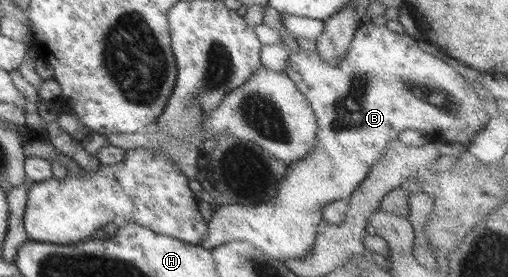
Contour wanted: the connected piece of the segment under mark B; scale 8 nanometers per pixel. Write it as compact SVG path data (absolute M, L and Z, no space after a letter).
M364 21L359 29L355 32L353 41L351 42L348 52L337 62L327 62L322 60L318 51L306 52L304 49L292 49L289 54L289 61L285 70L285 73L294 81L296 88L307 98L307 101L311 104L312 110L316 115L316 124L318 124L317 139L315 149L302 160L295 162L292 166L289 166L288 176L284 178L282 182L282 190L271 200L271 202L265 202L259 204L259 206L242 206L235 204L224 204L222 206L215 206L215 213L213 219L207 222L207 237L201 242L201 247L205 249L214 248L232 241L240 240L249 242L254 248L263 252L266 256L273 258L274 260L285 261L289 258L304 258L309 254L312 254L315 240L317 237L317 231L320 228L318 224L323 222L322 209L323 206L330 204L334 201L348 200L349 196L360 186L360 183L366 178L368 171L371 166L382 156L385 152L384 149L388 146L390 141L398 140L400 134L404 130L420 130L422 134L427 136L442 136L446 137L447 142L460 142L463 144L469 144L474 135L480 133L482 128L485 128L487 122L491 116L487 113L484 108L483 102L481 101L481 95L478 95L474 91L474 88L469 85L467 81L460 73L452 68L447 63L442 61L441 56L432 55L426 53L426 51L418 47L417 40L412 39L407 34L399 34L394 31L390 31L386 25L377 26L372 25L368 21Z

